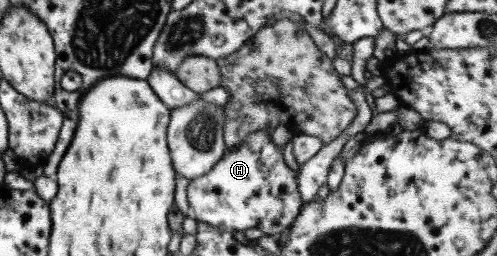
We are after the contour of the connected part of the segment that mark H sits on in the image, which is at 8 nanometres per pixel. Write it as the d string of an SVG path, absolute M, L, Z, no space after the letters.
M267 131L250 133L237 149L226 149L205 175L189 180L185 193L191 218L229 233L255 227L267 236L279 234L300 211L296 173L285 164Z

